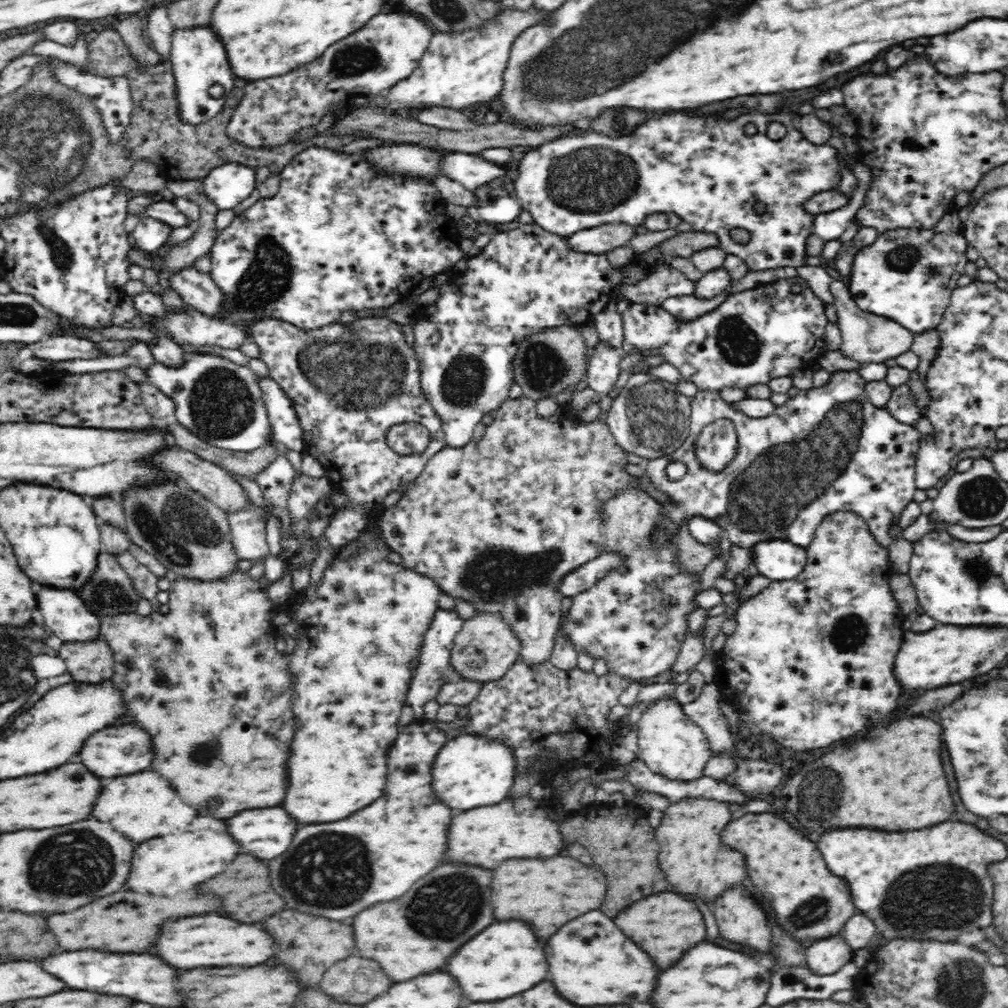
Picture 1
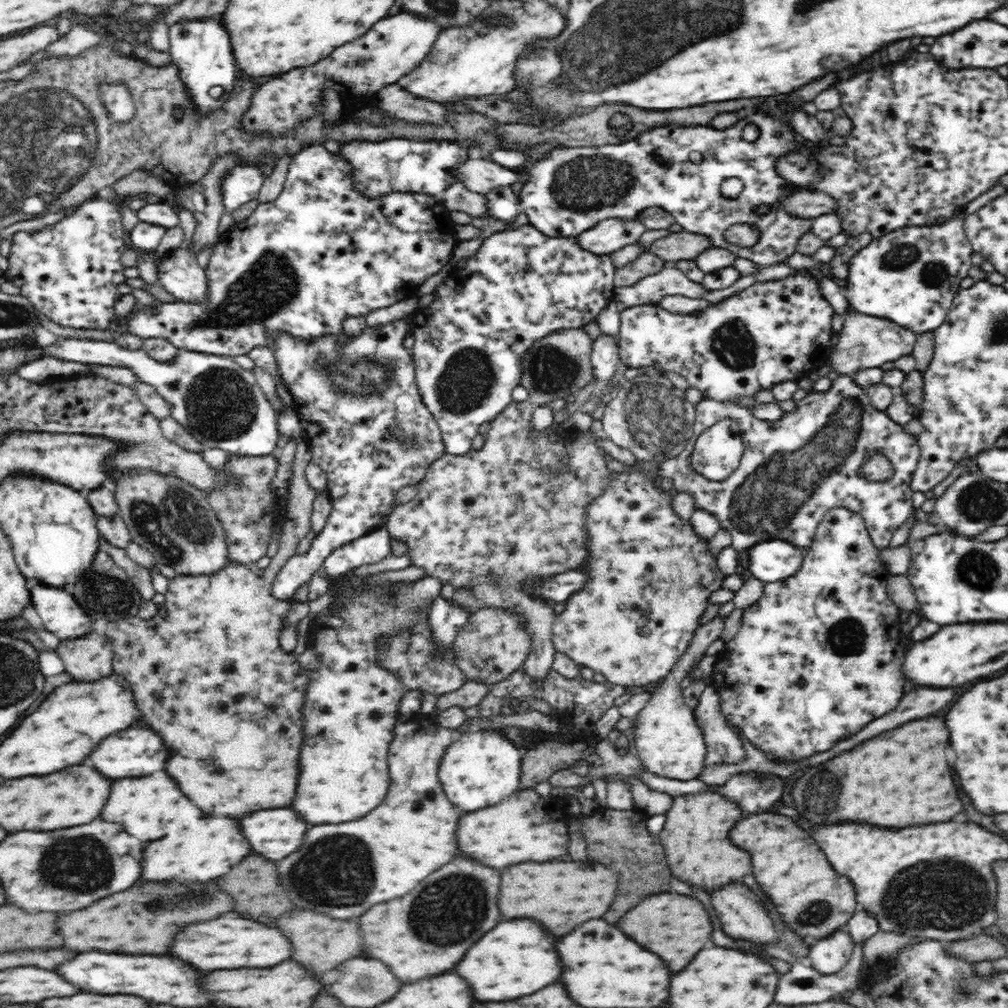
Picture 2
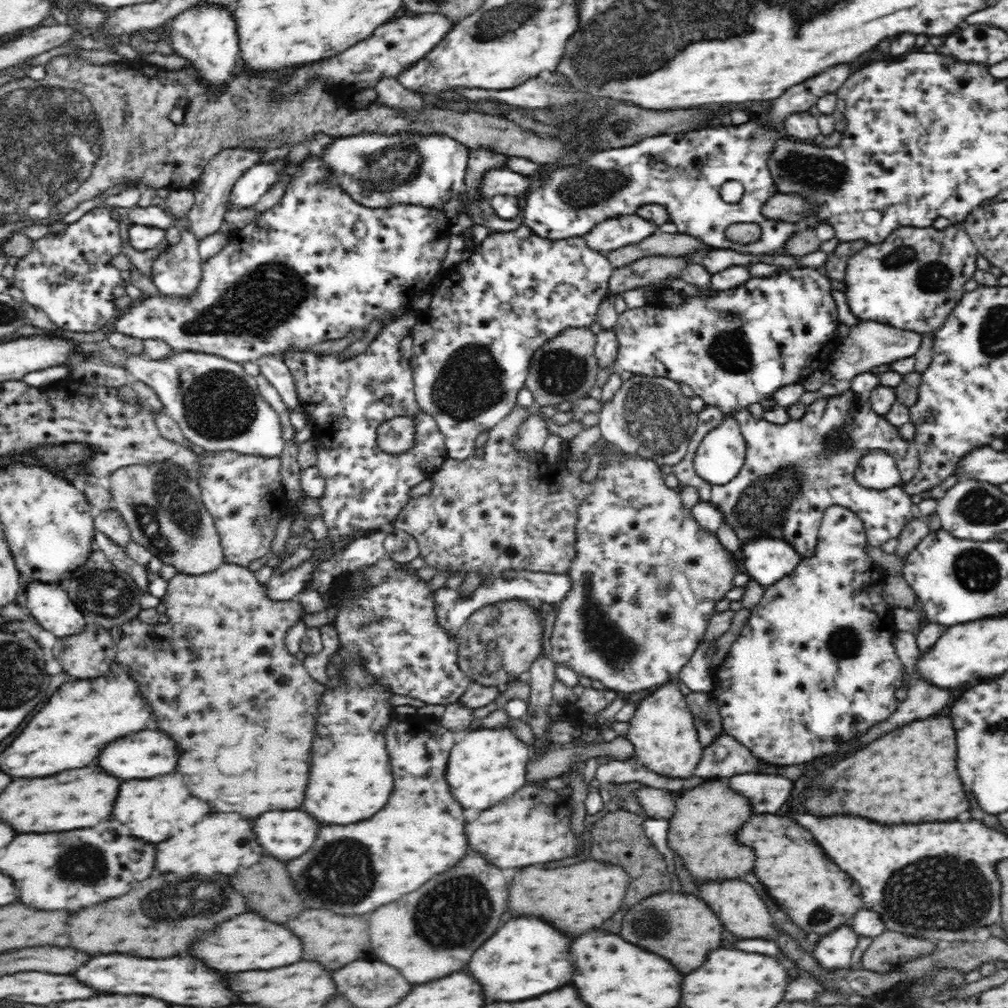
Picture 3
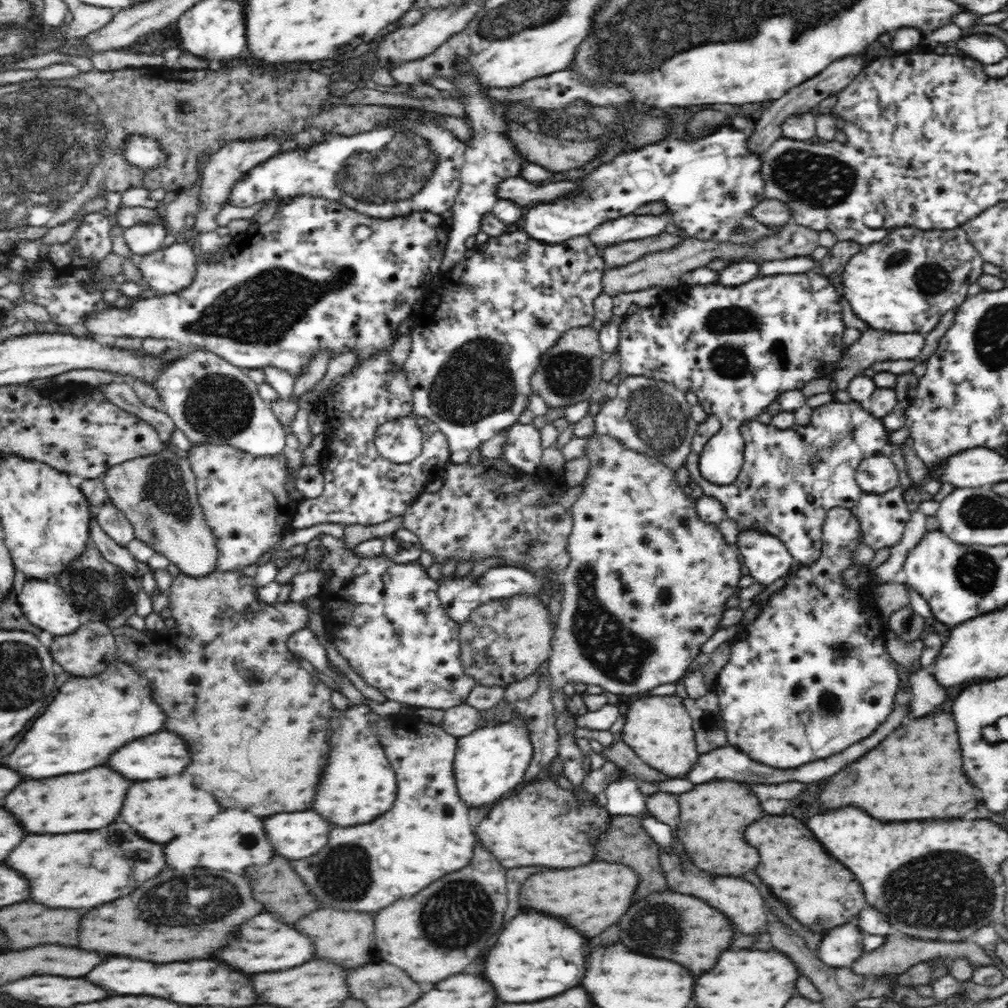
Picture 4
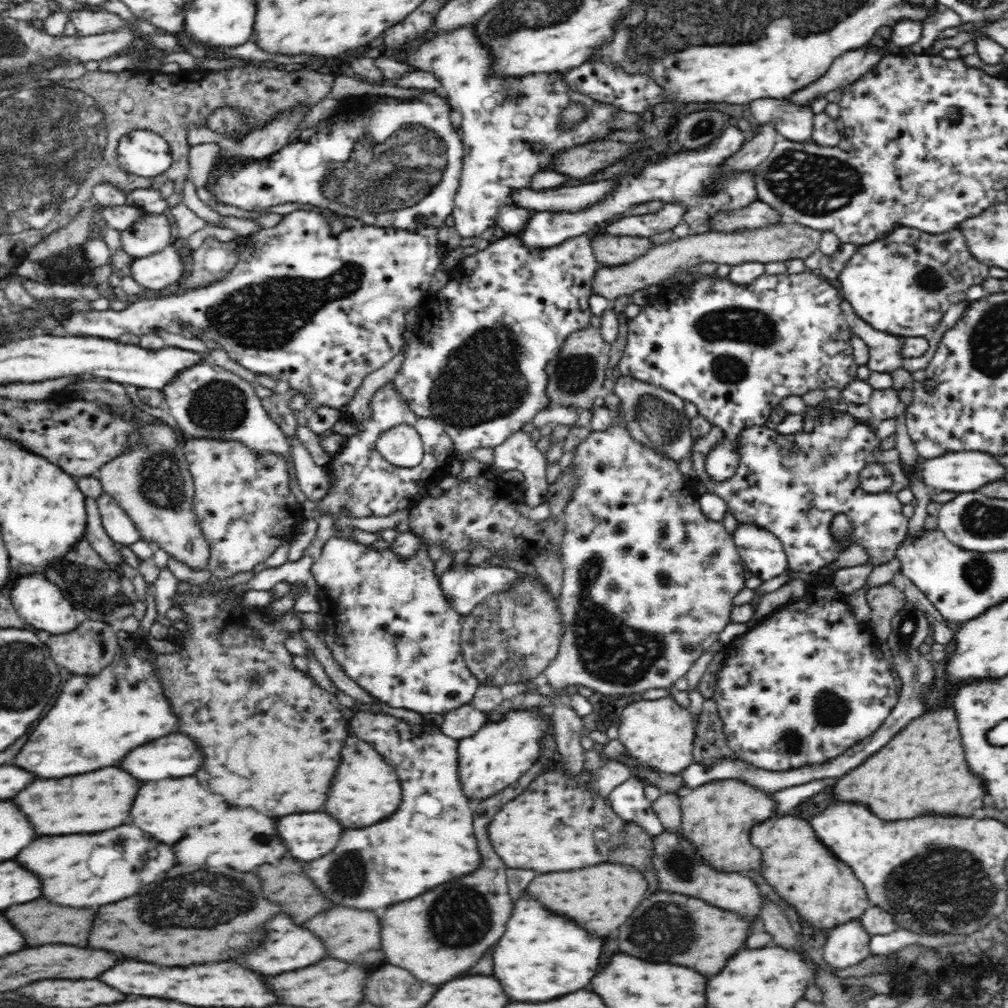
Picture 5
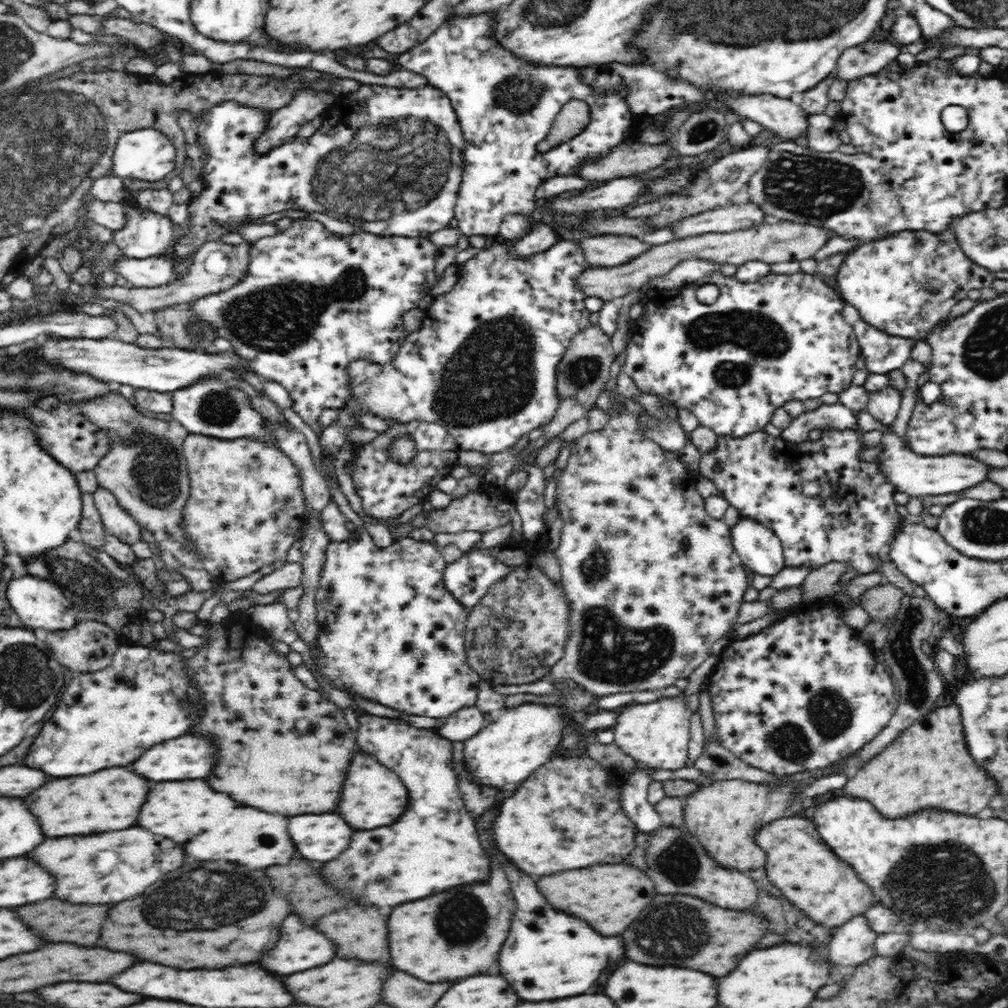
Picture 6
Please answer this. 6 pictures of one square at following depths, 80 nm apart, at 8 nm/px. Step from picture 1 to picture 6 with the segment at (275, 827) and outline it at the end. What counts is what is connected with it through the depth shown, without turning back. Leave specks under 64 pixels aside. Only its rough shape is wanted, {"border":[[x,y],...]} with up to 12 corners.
{"border":[[338,814],[294,816],[302,856],[338,858],[354,830]]}

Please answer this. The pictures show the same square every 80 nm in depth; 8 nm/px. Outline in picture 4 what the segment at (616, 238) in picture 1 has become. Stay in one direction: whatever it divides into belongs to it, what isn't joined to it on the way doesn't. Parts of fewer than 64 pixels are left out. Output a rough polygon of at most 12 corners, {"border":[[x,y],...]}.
{"border":[[629,214],[597,226],[589,239],[604,248],[662,234],[662,214]]}

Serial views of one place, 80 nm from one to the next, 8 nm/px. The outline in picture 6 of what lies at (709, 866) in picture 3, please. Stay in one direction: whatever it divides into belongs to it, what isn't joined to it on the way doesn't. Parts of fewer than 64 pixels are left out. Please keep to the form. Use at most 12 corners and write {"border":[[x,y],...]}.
{"border":[[742,780],[686,797],[687,832],[724,868],[762,868],[750,842],[780,790]]}

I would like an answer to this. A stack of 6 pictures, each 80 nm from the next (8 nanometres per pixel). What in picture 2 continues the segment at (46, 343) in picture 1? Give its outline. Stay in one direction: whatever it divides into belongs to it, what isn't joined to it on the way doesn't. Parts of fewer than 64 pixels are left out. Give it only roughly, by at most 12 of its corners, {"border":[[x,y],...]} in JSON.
{"border":[[112,341],[46,357],[132,370],[205,448],[279,448],[278,413],[232,357],[160,362]]}

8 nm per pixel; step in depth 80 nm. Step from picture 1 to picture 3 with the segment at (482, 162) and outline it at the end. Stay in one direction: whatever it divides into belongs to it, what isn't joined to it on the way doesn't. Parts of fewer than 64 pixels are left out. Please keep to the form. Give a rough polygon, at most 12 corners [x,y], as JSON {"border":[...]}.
{"border":[[492,169],[483,178],[485,196],[521,199],[530,179],[511,169]]}

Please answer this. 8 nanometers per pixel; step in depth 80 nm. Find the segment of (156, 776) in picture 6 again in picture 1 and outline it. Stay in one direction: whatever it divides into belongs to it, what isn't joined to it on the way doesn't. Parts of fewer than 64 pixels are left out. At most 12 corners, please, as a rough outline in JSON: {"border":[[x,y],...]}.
{"border":[[136,726],[96,732],[78,754],[100,778],[146,770],[150,742]]}

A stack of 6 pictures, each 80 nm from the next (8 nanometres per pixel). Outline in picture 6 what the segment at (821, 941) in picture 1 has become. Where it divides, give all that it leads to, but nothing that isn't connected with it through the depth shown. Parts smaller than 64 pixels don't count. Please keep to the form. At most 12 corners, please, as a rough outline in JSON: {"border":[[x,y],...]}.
{"border":[[865,915],[832,932],[829,962],[858,966],[876,955]]}

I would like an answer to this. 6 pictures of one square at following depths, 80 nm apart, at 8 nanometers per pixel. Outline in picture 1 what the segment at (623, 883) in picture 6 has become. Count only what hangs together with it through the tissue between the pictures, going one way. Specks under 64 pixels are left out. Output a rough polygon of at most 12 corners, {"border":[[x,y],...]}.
{"border":[[568,856],[492,870],[496,918],[550,938],[602,906],[604,872]]}

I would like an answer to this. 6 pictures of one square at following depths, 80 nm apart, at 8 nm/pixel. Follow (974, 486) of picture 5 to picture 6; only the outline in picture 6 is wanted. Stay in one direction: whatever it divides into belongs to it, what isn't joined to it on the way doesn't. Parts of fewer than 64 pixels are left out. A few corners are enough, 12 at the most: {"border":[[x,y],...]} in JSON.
{"border":[[868,410],[859,429],[882,432],[874,462],[908,498],[970,489],[988,466],[964,456],[924,457]]}

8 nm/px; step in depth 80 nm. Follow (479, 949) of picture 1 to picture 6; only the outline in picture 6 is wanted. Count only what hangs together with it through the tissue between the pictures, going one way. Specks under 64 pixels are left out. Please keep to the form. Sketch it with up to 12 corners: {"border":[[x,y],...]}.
{"border":[[524,872],[500,970],[522,1000],[584,994],[622,938],[546,906]]}

